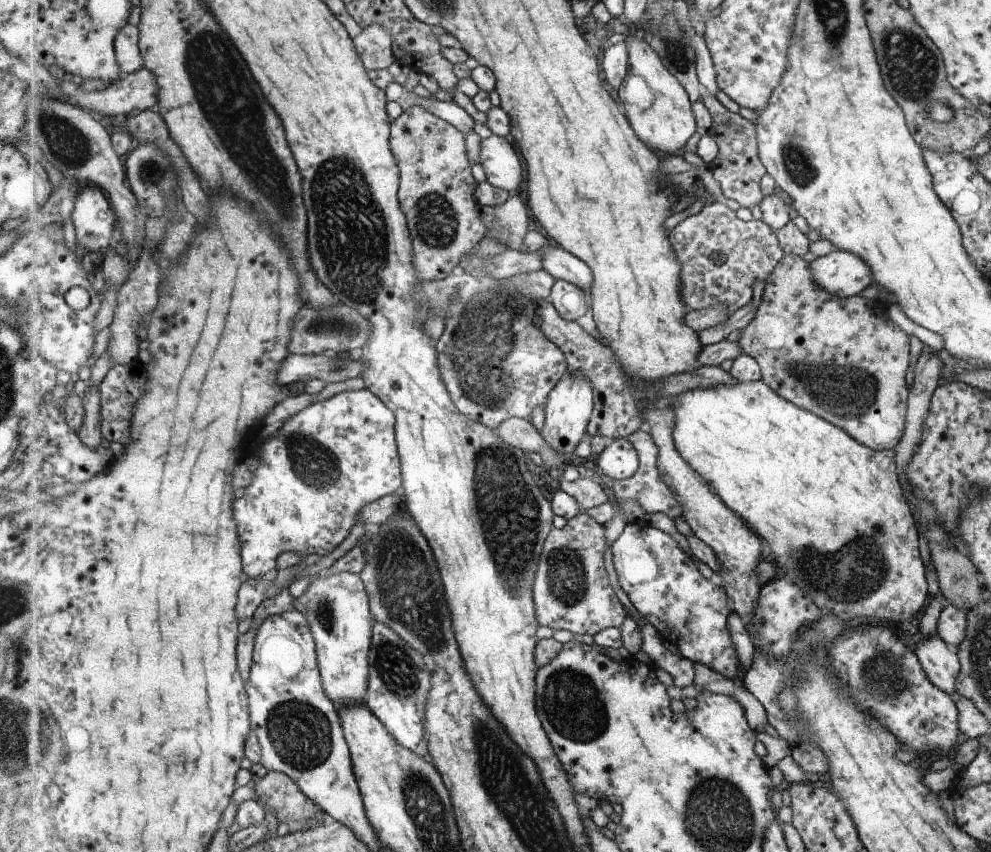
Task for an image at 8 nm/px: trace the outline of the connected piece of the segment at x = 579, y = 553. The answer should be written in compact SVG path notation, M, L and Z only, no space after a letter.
M579 513L564 527L553 527L544 544L534 586L536 615L541 625L555 630L594 637L608 628L621 628L628 619L627 608L621 604L609 583L605 568L607 534L605 526L589 514Z

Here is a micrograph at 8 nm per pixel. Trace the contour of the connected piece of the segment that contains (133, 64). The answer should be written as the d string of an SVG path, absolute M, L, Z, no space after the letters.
M127 23L116 36L116 55L124 76L138 73L146 66L140 49L140 28Z

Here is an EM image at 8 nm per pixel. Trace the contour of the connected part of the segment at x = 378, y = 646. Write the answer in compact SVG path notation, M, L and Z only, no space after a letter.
M375 621L369 662L367 706L406 749L433 763L425 726L426 710L433 683L432 674L426 669L422 654L390 626Z

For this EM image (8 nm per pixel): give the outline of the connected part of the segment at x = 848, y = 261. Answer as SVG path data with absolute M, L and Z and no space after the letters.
M839 249L812 262L816 281L831 294L851 298L873 284L868 262L855 253Z

